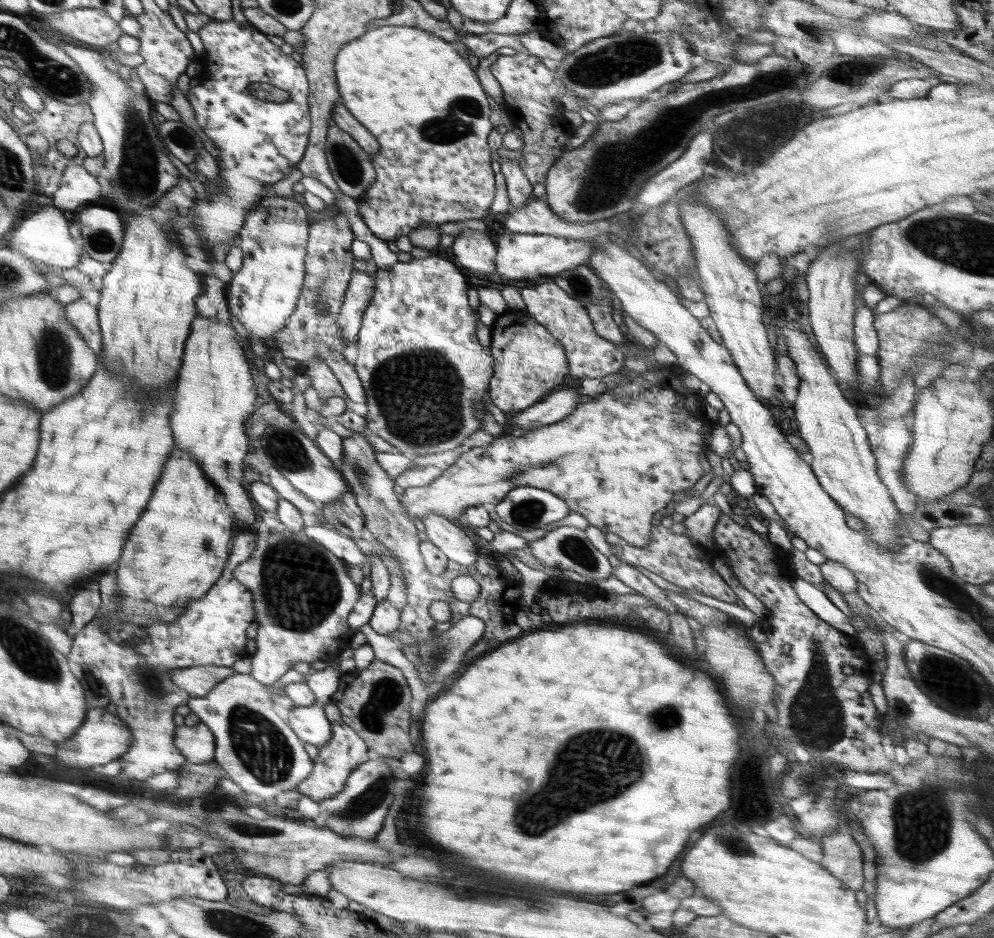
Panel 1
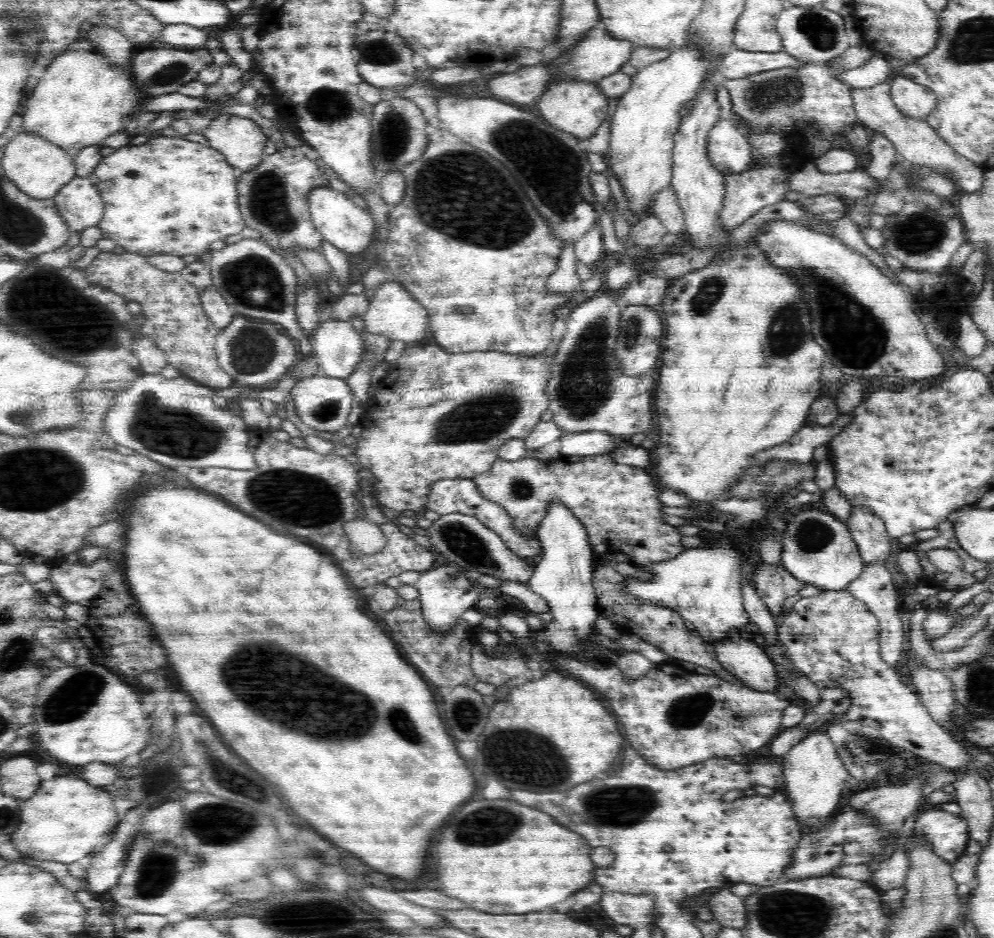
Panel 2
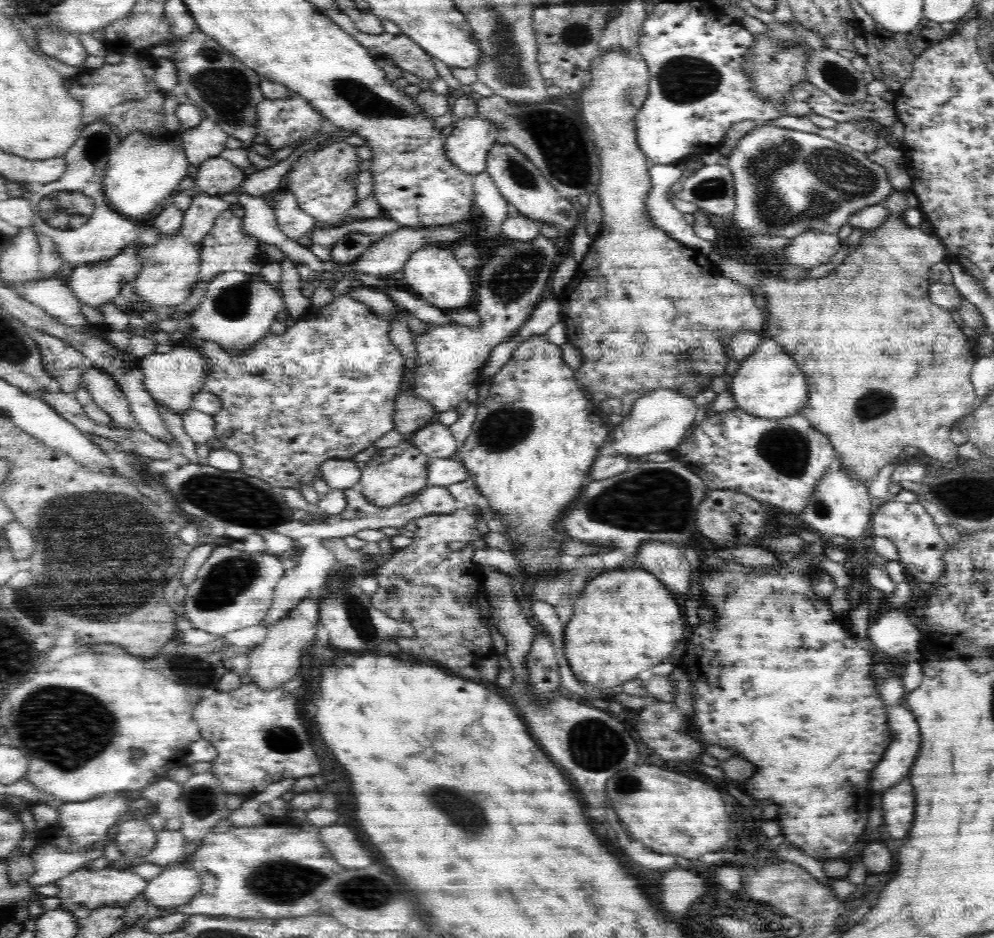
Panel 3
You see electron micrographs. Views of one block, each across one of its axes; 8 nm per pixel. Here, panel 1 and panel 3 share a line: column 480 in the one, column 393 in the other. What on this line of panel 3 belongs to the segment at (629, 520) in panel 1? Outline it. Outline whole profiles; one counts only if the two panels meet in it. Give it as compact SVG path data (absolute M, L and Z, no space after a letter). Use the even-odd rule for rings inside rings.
M410 439L400 442L398 446L380 449L361 469L359 483L362 487L362 494L368 502L377 507L396 505L402 498L418 493L426 487L428 466L430 466L430 457L422 454L422 451Z

